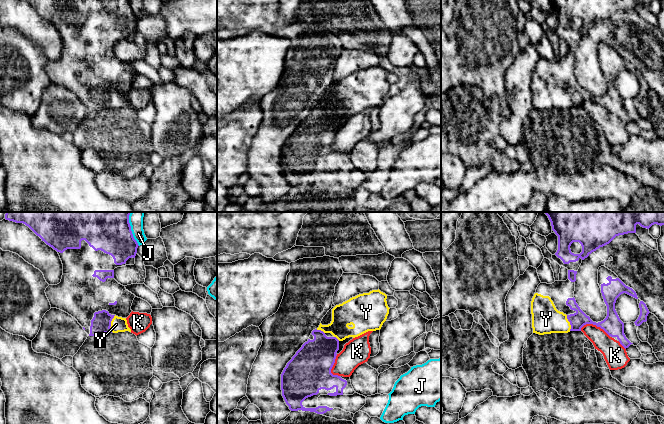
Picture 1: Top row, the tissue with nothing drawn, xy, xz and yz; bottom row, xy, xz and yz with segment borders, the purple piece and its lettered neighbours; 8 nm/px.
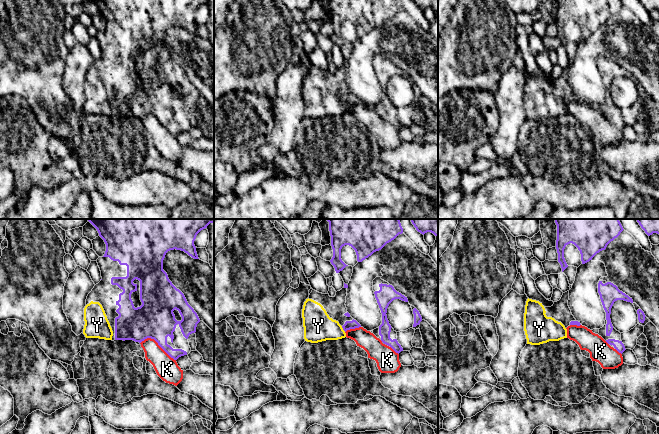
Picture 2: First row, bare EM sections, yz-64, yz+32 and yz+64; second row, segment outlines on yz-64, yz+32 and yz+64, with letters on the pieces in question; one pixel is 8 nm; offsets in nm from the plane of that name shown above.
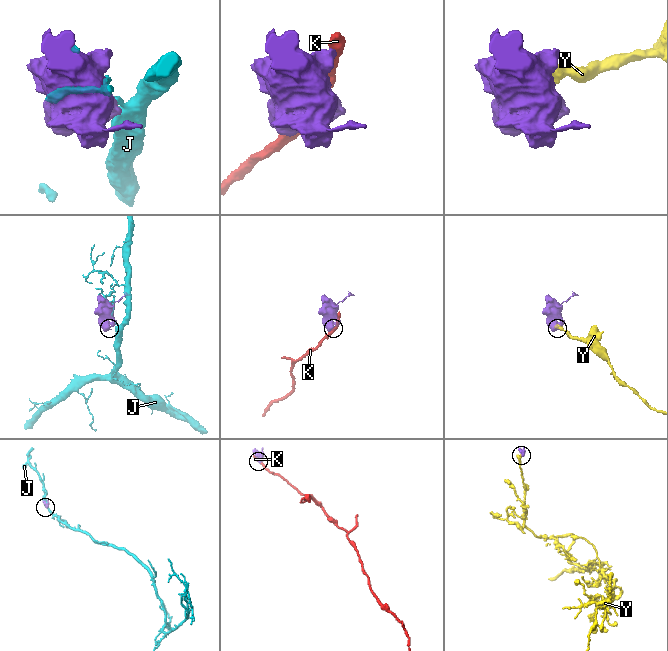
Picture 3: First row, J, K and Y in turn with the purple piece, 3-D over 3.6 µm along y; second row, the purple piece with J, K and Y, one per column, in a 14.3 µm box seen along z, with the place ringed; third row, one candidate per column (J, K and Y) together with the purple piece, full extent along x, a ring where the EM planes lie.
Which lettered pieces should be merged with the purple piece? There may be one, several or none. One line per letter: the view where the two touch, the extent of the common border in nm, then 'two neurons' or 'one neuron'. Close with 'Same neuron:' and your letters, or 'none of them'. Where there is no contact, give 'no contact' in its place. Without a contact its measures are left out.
J: xy | 190 nm | two neurons
K: yz | 240 nm | two neurons
Y: xy | 140 nm | one neuron
Same neuron: Y

